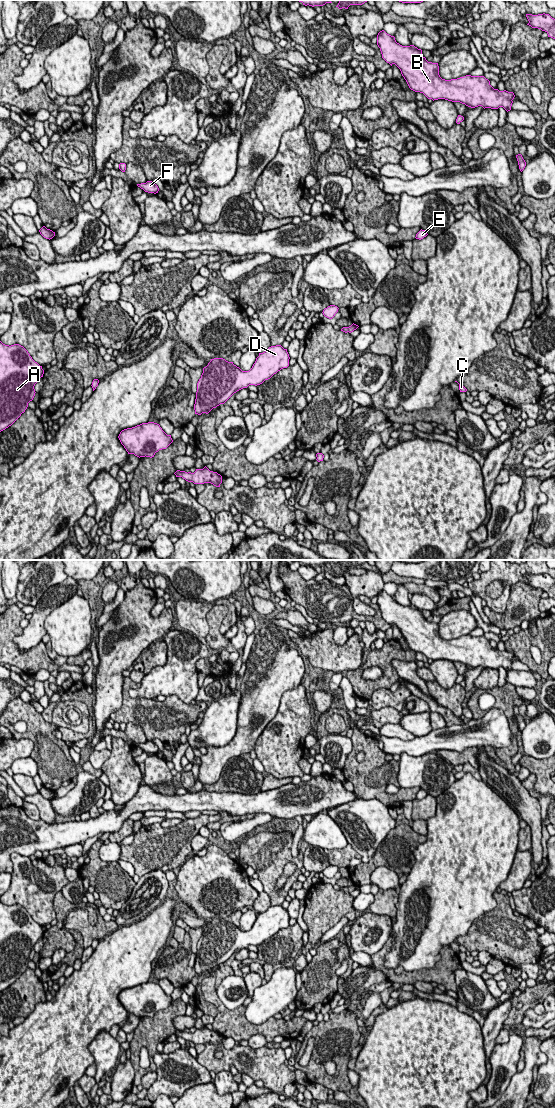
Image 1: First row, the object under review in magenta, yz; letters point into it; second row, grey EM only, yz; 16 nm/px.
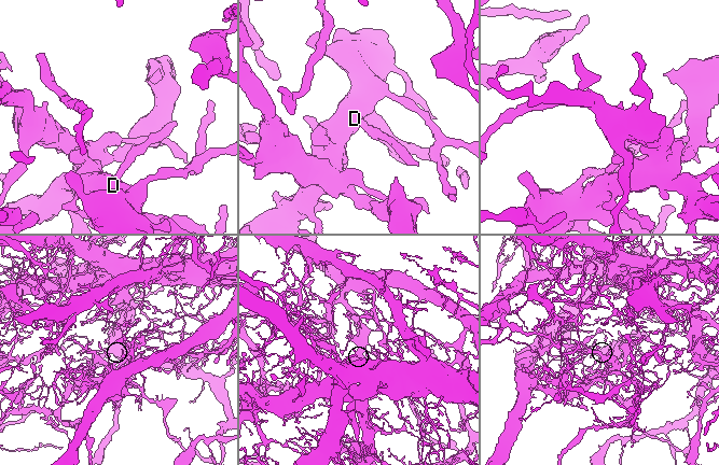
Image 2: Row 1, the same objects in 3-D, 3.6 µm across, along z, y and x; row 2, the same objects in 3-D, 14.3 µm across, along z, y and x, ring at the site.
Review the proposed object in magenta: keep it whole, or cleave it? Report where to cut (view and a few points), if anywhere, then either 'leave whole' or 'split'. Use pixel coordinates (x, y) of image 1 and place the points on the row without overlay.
no cut; leave whole

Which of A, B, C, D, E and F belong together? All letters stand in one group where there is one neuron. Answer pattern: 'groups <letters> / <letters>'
groups A B C D E F

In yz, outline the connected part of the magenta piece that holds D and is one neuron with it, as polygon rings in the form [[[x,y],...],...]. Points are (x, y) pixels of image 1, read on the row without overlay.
[[[281,905],[271,906],[265,912],[259,913],[255,923],[249,931],[242,931],[239,927],[223,918],[214,918],[203,928],[201,938],[197,943],[195,974],[208,974],[213,968],[224,964],[234,953],[247,948],[249,945],[260,945],[274,934],[289,926],[289,914]]]

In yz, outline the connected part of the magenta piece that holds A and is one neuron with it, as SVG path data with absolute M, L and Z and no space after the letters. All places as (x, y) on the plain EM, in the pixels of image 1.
M0 901L0 992L11 986L28 967L35 956L34 946L43 937L44 930L28 911L19 904L5 905Z

